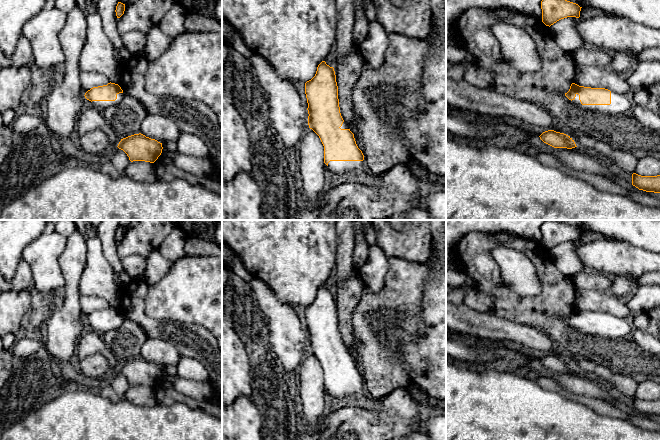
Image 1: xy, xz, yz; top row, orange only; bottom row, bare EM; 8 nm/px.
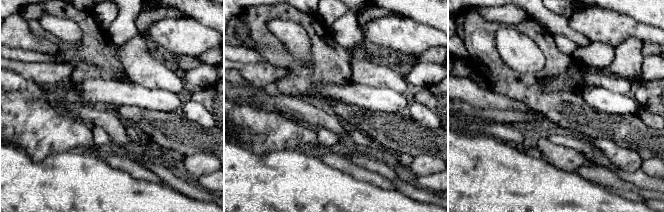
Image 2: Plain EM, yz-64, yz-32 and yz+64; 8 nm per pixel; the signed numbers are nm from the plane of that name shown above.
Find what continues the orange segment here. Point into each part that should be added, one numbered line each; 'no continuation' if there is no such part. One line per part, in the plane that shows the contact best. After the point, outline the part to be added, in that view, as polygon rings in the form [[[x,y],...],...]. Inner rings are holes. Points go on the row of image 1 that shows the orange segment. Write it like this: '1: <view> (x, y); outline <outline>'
1: yz (620, 104); outline [[[611,91],[610,105],[582,105],[578,94],[572,102],[580,107],[611,115],[629,114],[633,106],[633,101],[629,95],[621,95],[613,91]]]

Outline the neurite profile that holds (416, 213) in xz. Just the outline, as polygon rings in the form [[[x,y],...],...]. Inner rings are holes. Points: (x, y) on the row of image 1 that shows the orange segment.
[[[413,208],[410,210],[406,216],[406,220],[431,220],[427,211],[422,208]]]

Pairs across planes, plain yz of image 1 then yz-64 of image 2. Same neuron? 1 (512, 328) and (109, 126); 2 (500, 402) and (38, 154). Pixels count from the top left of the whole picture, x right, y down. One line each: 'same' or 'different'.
1: same
2: different

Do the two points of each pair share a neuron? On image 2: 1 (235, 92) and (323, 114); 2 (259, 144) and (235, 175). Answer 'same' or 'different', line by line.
1: same
2: different

